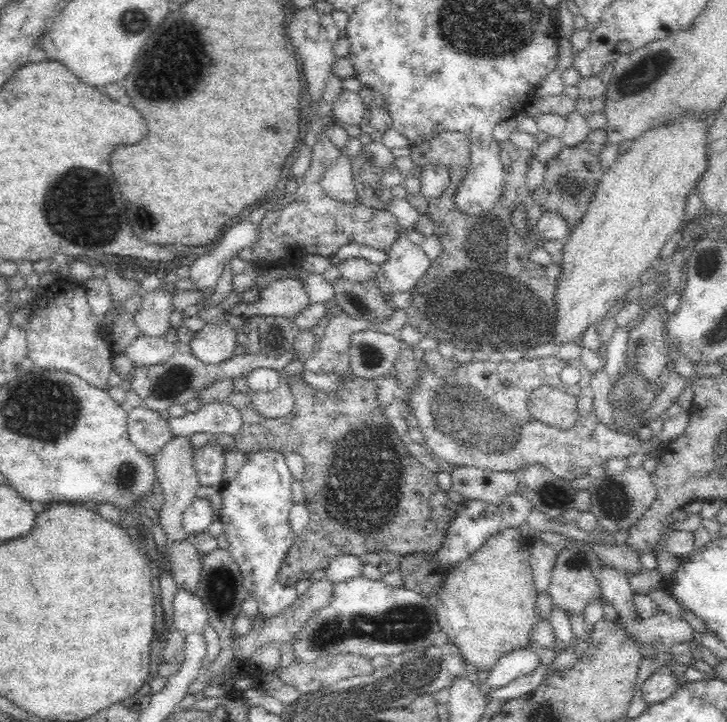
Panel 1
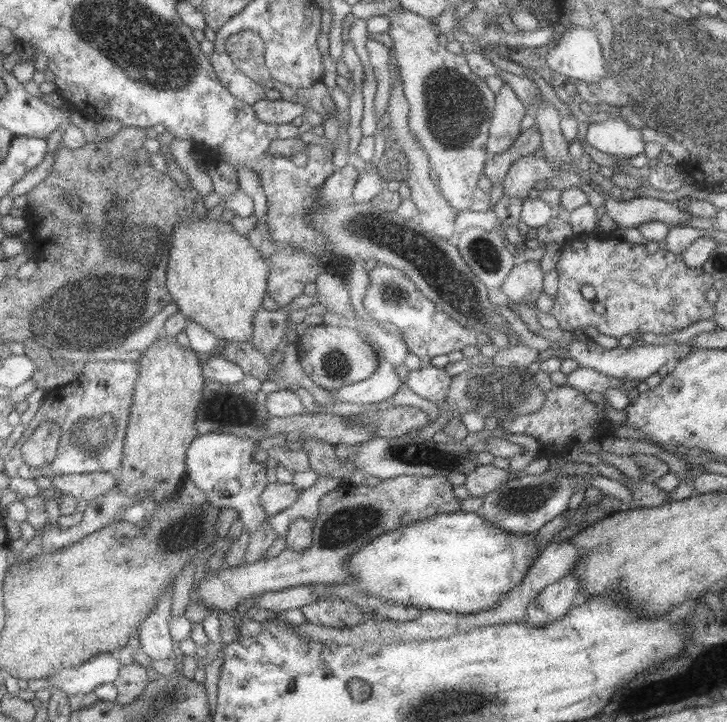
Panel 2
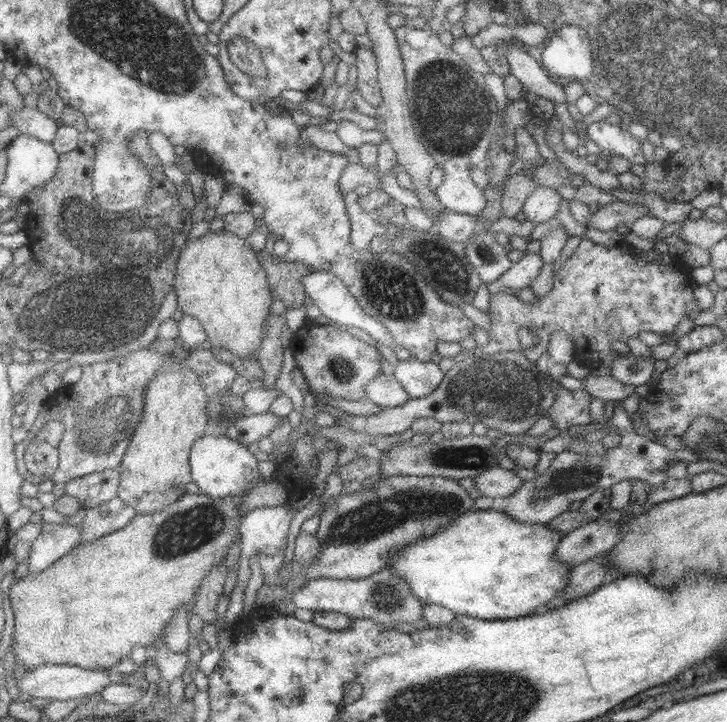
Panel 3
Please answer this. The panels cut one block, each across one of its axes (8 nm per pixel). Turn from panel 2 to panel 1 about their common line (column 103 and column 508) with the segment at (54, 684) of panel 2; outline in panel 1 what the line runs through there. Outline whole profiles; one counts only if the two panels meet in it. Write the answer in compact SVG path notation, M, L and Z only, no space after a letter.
M515 649L502 656L496 665L488 671L486 683L488 691L496 691L505 688L524 674L532 672L538 666L538 657L534 649Z

